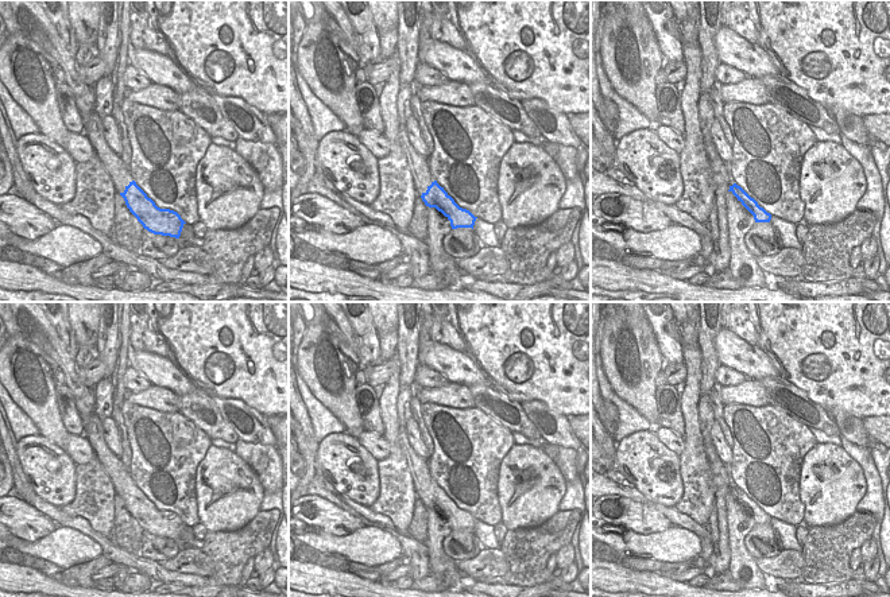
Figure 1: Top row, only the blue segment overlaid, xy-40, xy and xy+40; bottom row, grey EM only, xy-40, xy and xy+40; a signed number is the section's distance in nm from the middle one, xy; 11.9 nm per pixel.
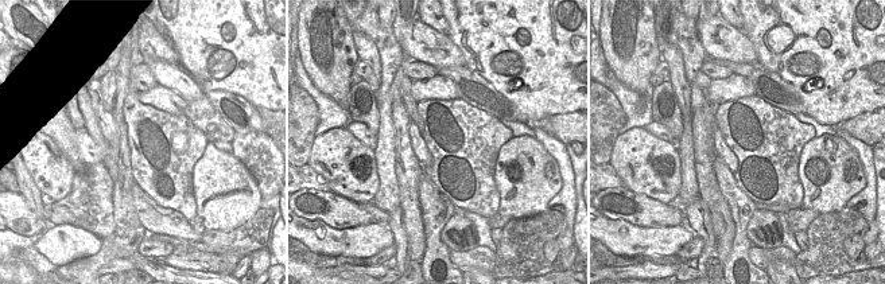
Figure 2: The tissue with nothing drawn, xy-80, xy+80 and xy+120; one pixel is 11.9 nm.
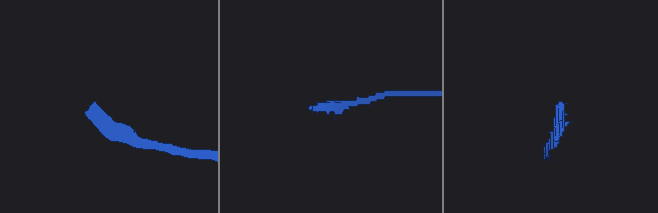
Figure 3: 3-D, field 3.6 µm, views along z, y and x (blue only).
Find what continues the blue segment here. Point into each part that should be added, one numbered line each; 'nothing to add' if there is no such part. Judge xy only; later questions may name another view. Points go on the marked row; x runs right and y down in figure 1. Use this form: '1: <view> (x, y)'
nothing to add

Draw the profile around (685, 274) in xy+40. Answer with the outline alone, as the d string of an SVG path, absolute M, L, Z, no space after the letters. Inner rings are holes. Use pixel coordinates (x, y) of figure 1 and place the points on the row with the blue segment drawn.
M689 265L681 271L665 271L665 270L654 270L654 271L662 275L666 274L668 276L678 279L678 280L688 280L696 274L704 272L704 265Z

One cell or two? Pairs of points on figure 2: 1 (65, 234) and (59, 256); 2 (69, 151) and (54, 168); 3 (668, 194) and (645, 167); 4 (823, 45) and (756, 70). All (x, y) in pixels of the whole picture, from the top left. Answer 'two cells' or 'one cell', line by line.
1: one cell
2: two cells
3: one cell
4: two cells

